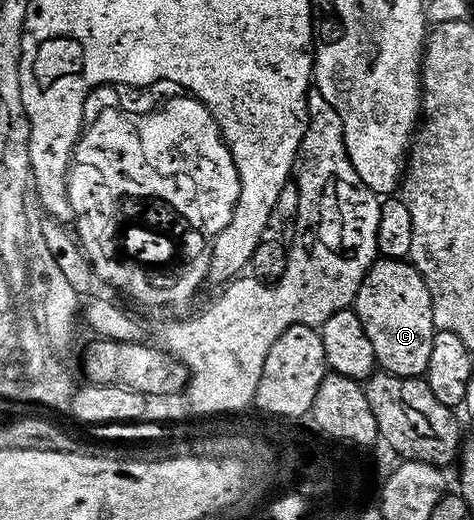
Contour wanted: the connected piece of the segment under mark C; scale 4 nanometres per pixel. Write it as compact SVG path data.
M380 260L364 279L354 309L374 344L377 363L395 378L423 379L429 373L438 333L432 293L416 267L404 260Z

